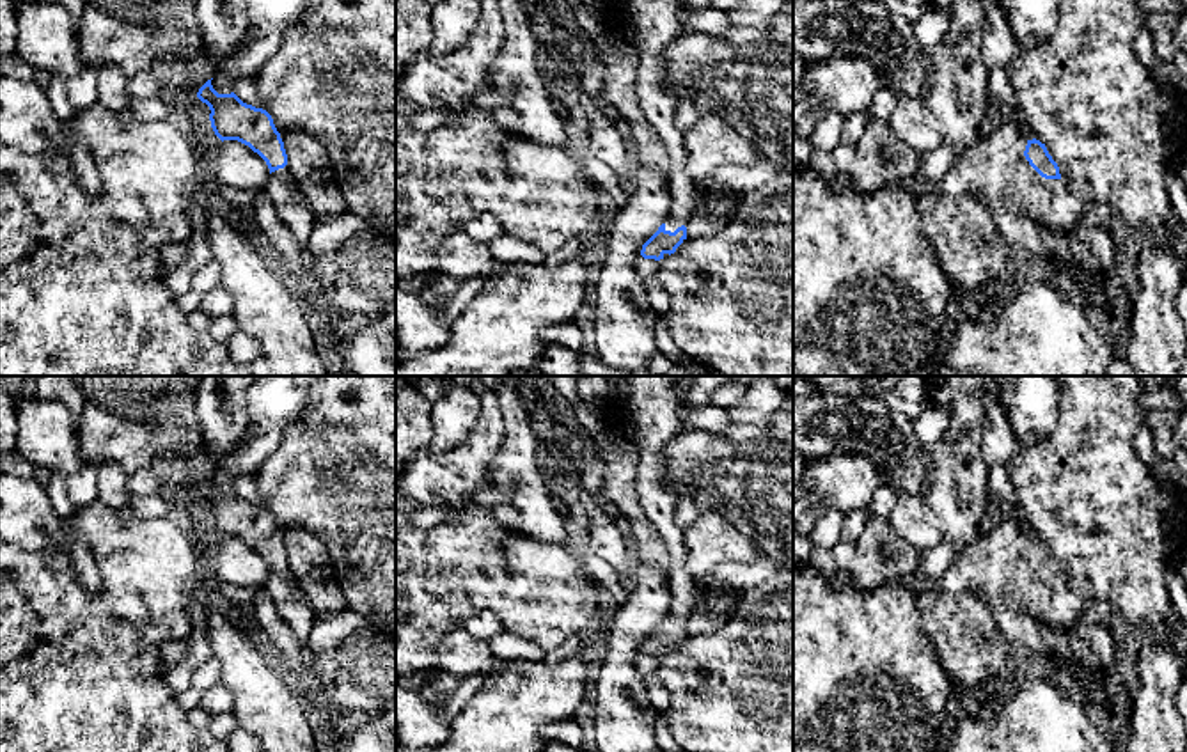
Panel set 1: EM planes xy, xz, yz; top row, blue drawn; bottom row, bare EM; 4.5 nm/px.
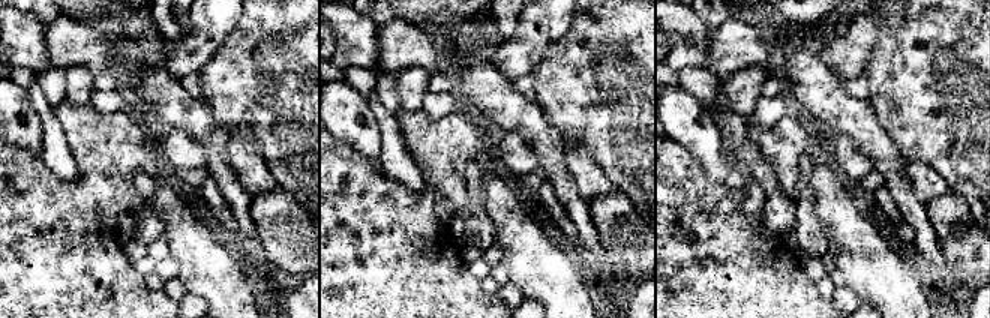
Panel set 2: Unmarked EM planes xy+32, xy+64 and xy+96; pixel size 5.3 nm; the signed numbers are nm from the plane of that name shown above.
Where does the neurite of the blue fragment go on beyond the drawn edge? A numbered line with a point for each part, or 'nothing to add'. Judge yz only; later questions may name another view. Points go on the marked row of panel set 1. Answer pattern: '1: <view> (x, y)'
1: yz (996, 165)

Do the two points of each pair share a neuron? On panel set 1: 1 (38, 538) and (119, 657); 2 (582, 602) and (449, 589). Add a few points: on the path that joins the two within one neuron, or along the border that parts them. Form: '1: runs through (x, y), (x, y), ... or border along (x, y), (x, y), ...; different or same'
1: border along (62, 520), (62, 541), (52, 550), (18, 548); different
2: runs through (549, 596), (536, 589), (483, 589); same

